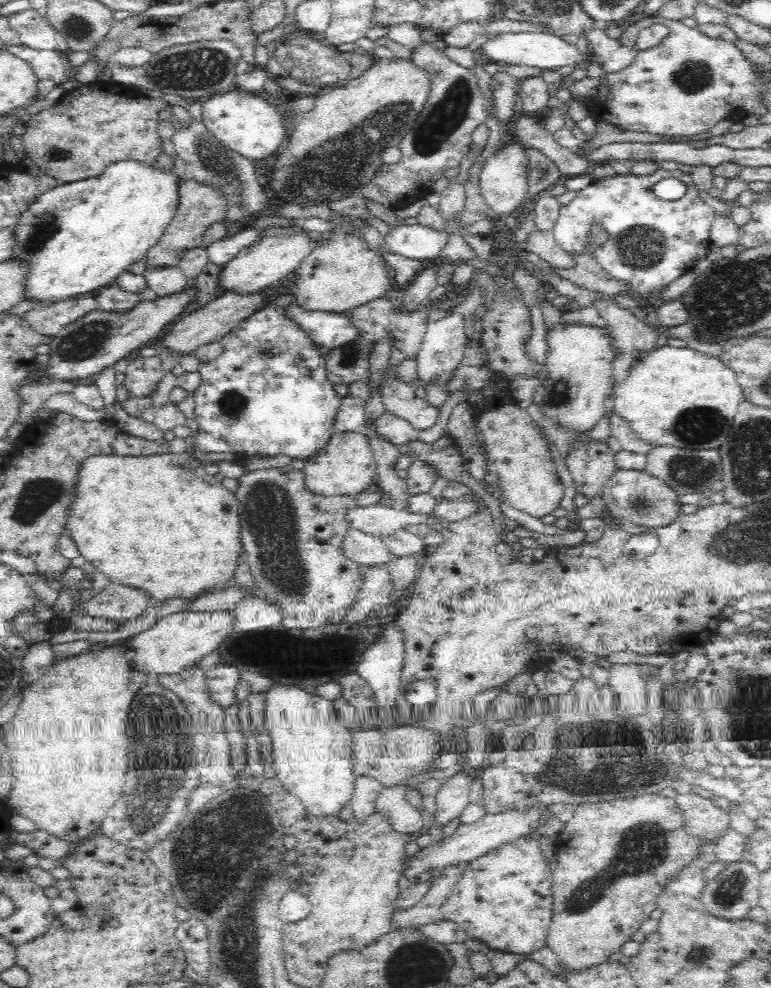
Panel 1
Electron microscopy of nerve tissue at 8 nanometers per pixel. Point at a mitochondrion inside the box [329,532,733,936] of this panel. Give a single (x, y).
(627, 772)

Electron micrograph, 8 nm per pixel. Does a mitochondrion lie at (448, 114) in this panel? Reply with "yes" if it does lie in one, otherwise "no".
yes

